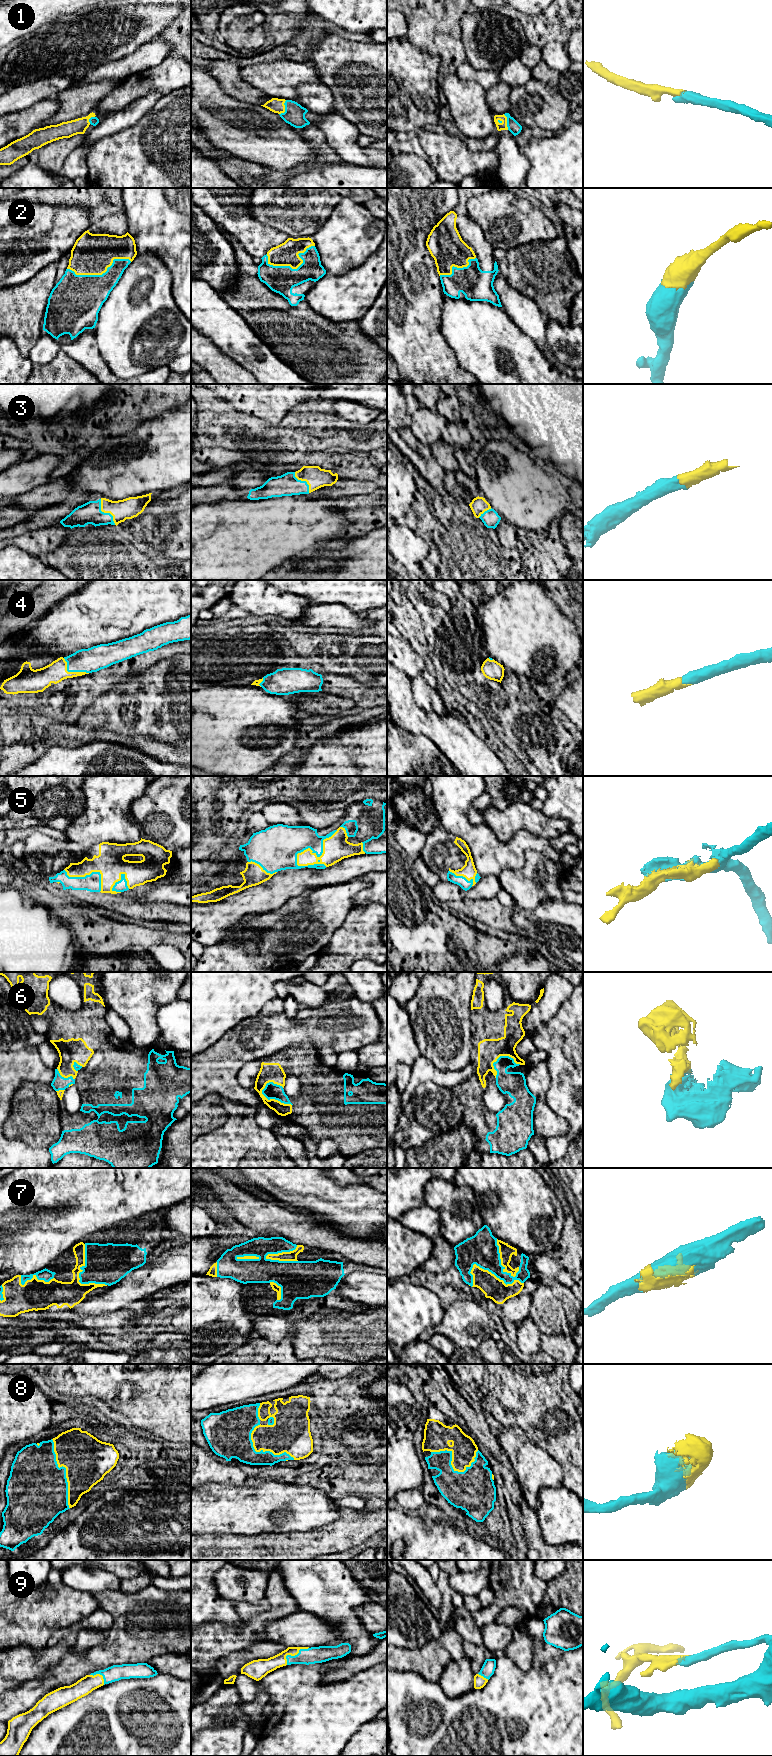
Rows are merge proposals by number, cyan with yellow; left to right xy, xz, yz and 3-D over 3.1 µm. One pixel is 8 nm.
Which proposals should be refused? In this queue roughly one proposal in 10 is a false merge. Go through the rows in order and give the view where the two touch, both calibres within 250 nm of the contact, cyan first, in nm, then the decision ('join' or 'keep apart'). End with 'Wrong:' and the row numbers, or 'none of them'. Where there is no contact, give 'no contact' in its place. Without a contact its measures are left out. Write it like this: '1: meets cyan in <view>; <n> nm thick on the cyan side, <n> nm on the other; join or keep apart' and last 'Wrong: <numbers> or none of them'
1: meets cyan in xz; 170 nm thick on the cyan side, 120 nm on the other; join
2: meets cyan in xy; 380 nm thick on the cyan side, 320 nm on the other; join
3: meets cyan in xy; 180 nm thick on the cyan side, 170 nm on the other; join
4: meets cyan in xy; 200 nm thick on the cyan side, 160 nm on the other; join
5: meets cyan in xz; 220 nm thick on the cyan side, 200 nm on the other; join
6: meets cyan in xz; 130 nm thick on the cyan side, 160 nm on the other; join
7: meets cyan in yz; 260 nm thick on the cyan side, 170 nm on the other; join
8: meets cyan in xy; 460 nm thick on the cyan side, 380 nm on the other; join
9: meets cyan in xz; 130 nm thick on the cyan side, 130 nm on the other; join
Wrong: none of them

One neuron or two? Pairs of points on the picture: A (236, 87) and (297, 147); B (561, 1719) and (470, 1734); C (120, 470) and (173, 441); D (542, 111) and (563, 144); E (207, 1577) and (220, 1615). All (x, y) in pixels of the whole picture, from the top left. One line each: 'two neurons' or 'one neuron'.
A: two neurons
B: one neuron
C: one neuron
D: two neurons
E: one neuron

